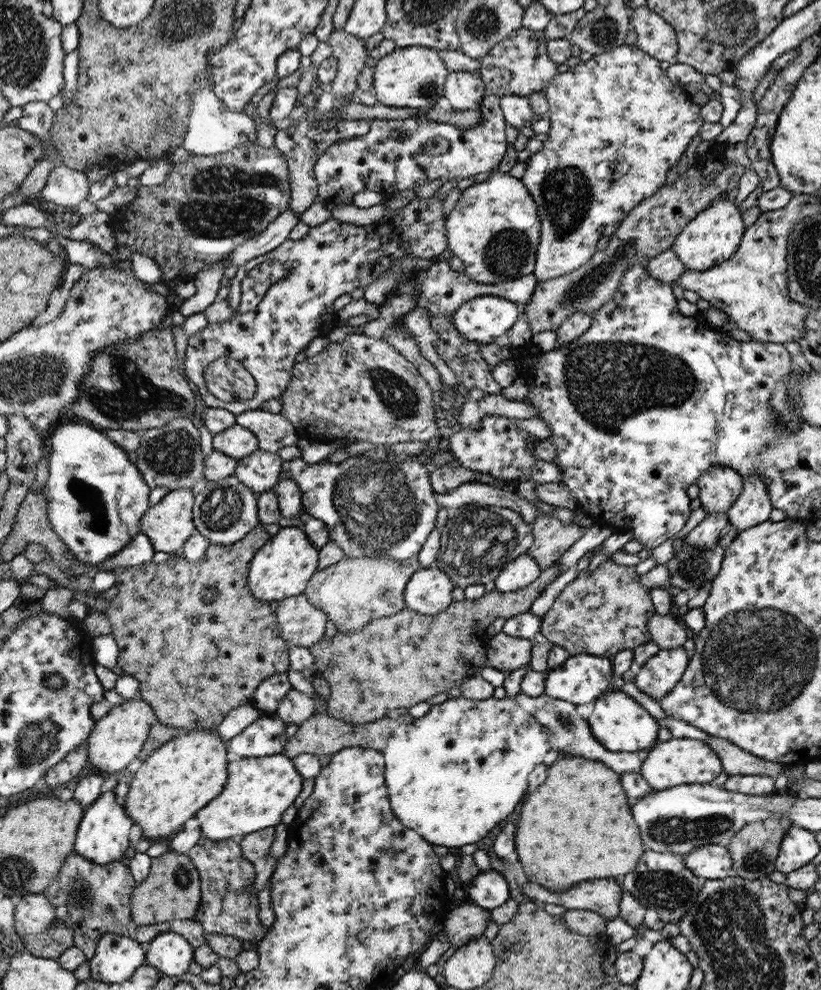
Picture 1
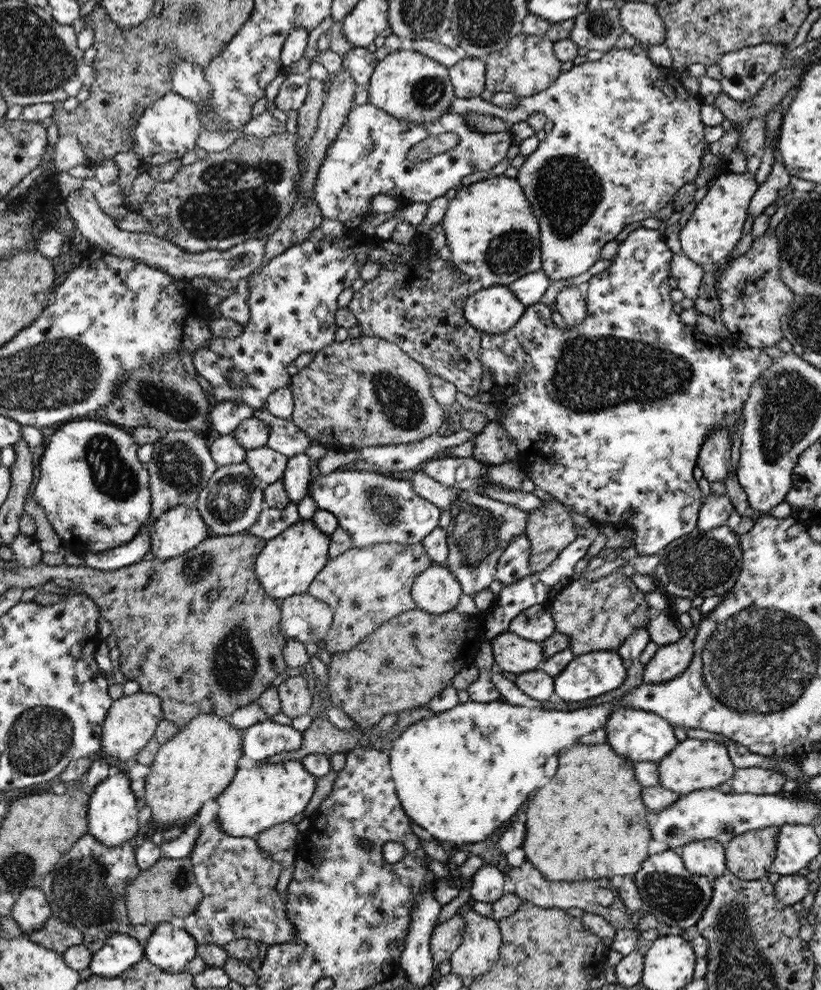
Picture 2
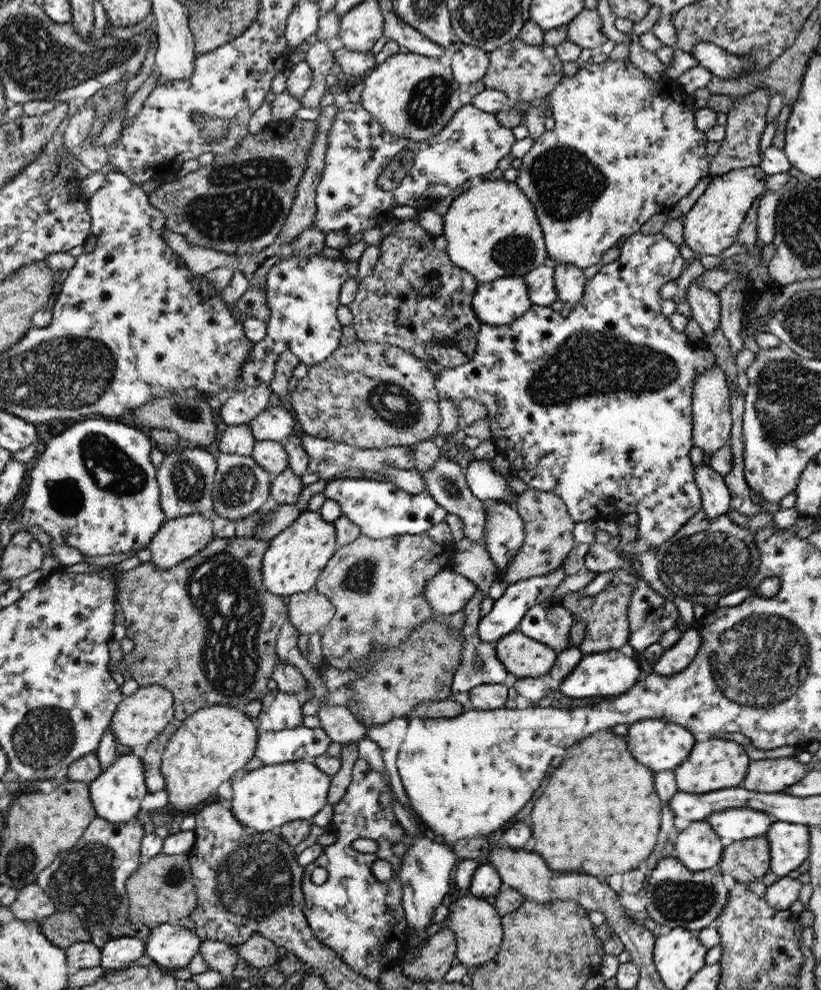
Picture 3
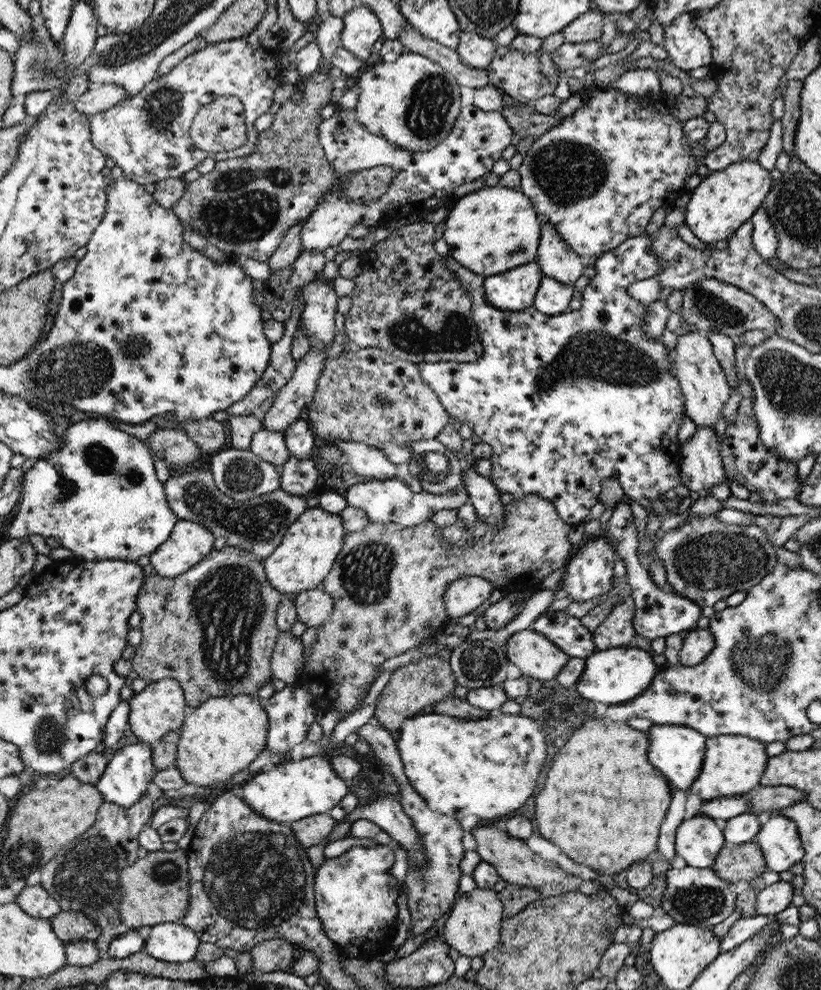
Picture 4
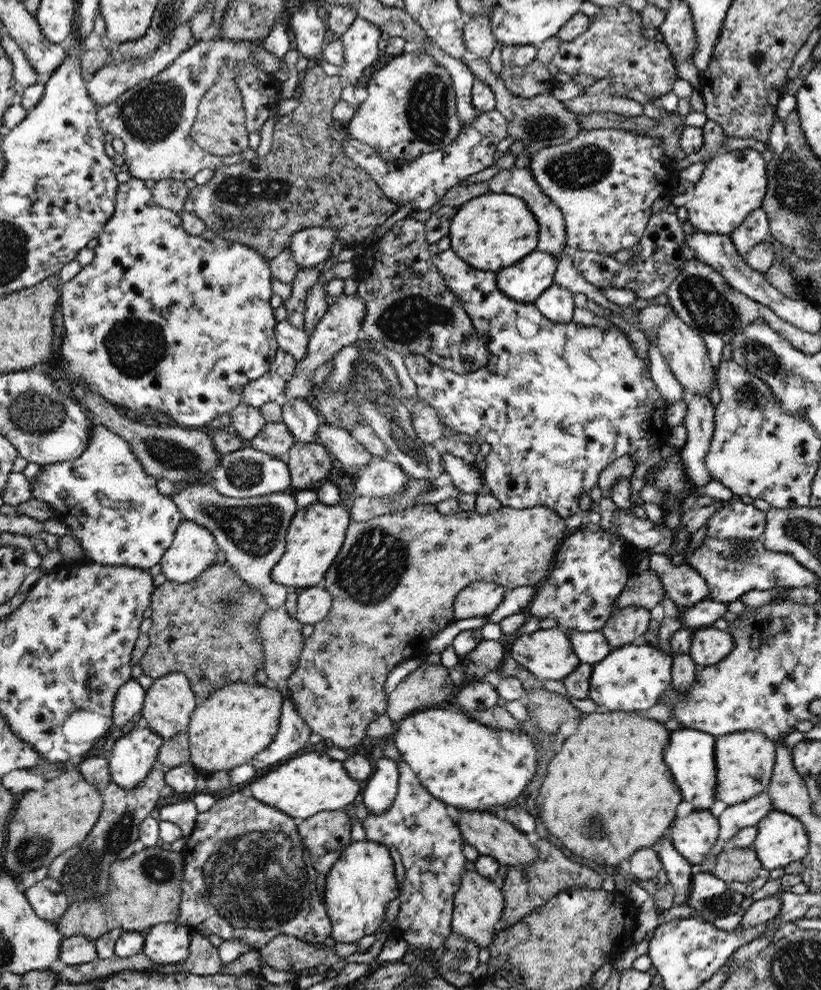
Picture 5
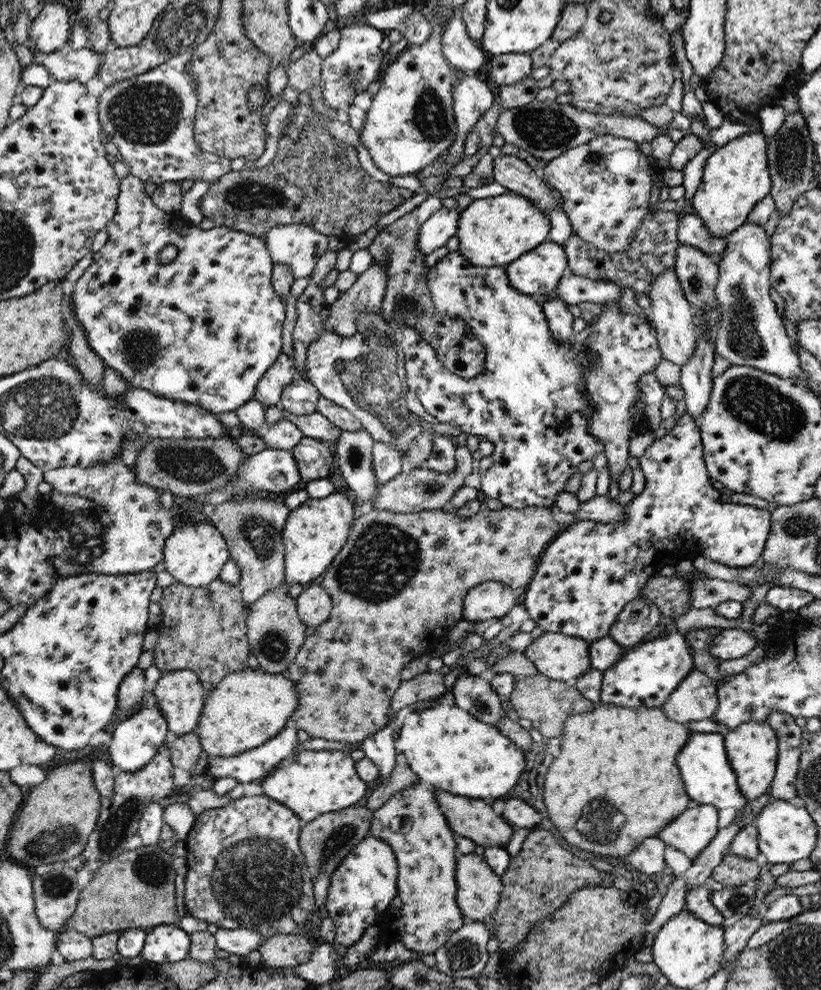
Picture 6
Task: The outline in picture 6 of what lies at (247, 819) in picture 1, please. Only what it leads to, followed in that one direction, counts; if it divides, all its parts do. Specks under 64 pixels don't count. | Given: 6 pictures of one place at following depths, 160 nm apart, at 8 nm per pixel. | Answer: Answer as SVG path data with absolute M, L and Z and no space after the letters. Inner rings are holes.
M306 750L295 754L261 782L262 795L285 804L296 812L302 823L313 821L327 813L354 807L366 796L366 784L357 774L357 764L342 751Z

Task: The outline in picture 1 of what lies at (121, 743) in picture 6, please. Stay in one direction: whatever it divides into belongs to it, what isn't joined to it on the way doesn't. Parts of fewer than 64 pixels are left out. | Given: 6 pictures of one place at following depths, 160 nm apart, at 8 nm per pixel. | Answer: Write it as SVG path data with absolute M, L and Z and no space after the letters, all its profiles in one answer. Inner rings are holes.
M106 791L85 809L85 816L77 833L75 853L85 855L90 862L97 864L110 865L111 862L121 860L122 854L130 846L128 834L130 834L133 819L129 816L123 804L118 804L116 791Z

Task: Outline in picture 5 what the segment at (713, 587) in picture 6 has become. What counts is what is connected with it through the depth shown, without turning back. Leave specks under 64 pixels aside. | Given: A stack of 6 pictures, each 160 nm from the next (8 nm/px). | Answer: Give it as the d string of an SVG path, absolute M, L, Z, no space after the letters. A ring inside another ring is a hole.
M649 553L649 569L660 577L663 588L677 607L691 607L708 599L706 581L686 563L676 565L665 554Z

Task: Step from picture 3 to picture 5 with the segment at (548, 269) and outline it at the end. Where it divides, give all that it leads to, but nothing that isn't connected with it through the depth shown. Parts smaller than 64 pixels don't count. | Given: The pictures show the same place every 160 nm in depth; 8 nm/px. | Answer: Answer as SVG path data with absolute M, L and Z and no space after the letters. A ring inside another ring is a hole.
M554 283L533 304L551 322L567 325L573 319L574 297L566 288Z

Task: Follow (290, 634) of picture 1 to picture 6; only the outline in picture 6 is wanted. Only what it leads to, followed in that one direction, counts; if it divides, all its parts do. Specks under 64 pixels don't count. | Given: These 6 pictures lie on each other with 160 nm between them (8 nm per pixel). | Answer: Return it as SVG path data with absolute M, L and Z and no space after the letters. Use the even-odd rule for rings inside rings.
M312 585L297 596L297 614L309 626L317 627L329 620L333 612L333 599L321 585Z

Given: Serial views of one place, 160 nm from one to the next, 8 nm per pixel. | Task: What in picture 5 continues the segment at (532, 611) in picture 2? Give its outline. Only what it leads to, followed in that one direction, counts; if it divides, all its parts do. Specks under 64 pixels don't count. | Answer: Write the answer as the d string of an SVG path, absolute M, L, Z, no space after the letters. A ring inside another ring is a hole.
M574 629L564 631L572 638L573 649L582 663L596 664L606 658L612 650L601 631L580 632Z

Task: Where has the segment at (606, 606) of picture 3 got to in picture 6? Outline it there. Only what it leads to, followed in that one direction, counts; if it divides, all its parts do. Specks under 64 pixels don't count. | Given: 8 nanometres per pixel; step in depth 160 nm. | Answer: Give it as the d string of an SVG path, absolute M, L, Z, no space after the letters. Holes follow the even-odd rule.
M642 596L631 600L612 626L609 636L625 648L633 647L644 640L649 632L660 622L660 609Z

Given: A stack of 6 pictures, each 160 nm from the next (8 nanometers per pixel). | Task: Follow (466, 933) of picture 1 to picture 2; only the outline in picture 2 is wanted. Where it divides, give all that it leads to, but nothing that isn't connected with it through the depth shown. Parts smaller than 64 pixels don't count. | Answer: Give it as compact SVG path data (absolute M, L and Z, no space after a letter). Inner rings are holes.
M460 913L434 927L429 943L436 971L460 946L465 928L465 916Z

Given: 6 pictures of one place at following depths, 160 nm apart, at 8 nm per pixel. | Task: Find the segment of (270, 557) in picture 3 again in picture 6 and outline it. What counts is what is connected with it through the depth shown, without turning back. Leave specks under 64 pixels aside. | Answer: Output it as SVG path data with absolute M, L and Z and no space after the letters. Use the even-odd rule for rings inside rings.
M334 492L326 498L309 498L300 507L291 510L289 518L285 524L284 534L282 538L285 542L285 582L290 585L306 584L320 574L326 572L336 560L336 556L344 548L351 534L350 526L354 522L354 508L352 502L348 500L342 493Z

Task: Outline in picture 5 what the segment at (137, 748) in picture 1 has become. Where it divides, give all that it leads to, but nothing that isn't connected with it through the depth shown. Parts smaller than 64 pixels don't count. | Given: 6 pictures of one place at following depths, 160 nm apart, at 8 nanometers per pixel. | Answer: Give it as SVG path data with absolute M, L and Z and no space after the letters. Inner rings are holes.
M174 672L153 680L145 692L141 712L150 730L156 731L165 740L176 737L178 732L182 732L188 726L188 722L191 721L190 714L193 714L198 704L197 695L189 682L188 675Z

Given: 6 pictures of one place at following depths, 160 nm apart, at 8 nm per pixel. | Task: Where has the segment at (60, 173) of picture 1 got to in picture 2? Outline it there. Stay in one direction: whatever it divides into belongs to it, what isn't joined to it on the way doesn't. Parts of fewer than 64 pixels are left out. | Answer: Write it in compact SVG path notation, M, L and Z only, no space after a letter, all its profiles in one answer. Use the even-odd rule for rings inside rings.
M85 187L72 190L65 198L69 218L76 223L78 233L82 235L91 246L96 246L106 252L121 258L137 259L150 267L156 267L176 278L209 278L214 281L228 280L238 282L240 278L247 278L262 264L266 253L267 239L254 239L238 243L232 248L221 250L207 250L202 253L189 254L182 247L176 246L164 238L158 238L146 232L128 232L120 230L113 218L110 218L98 204L95 192Z

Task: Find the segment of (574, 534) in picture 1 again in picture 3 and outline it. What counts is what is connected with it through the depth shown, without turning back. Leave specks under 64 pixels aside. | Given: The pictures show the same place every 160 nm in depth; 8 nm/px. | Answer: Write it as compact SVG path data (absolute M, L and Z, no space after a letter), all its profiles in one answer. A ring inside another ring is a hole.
M528 488L519 494L514 507L524 523L524 544L500 574L508 584L551 573L562 560L566 560L568 552L574 548L572 528L575 519L569 514L568 507L559 495Z

